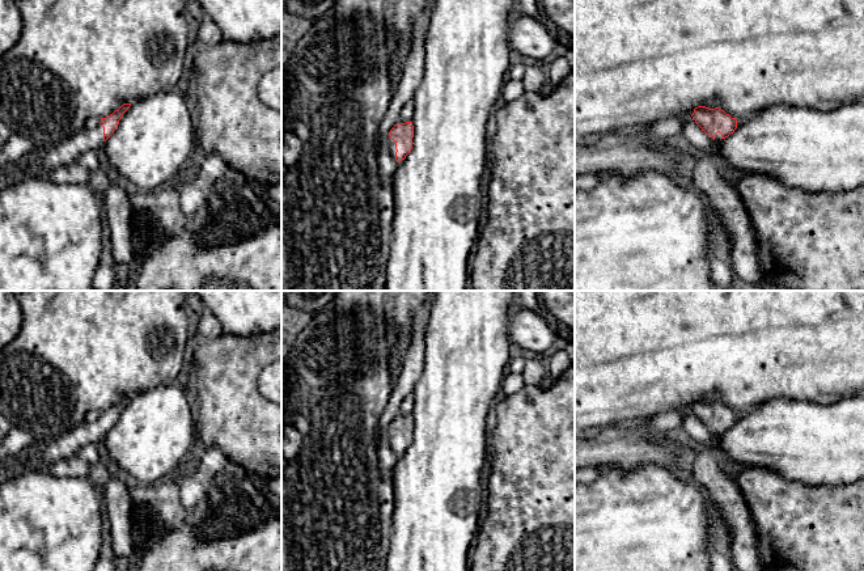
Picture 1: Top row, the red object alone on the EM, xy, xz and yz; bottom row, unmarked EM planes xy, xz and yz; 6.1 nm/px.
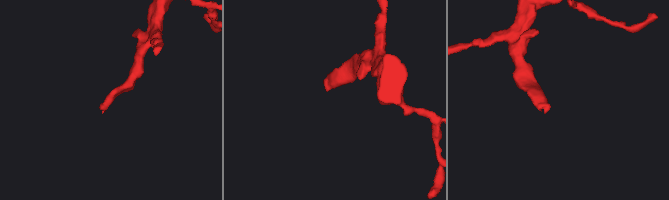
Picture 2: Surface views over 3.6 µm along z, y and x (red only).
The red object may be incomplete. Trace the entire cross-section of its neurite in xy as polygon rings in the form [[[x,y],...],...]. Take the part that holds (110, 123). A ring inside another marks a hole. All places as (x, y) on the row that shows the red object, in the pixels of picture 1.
[[[123,103],[109,117],[101,118],[96,128],[84,127],[63,143],[42,149],[21,177],[47,177],[52,169],[77,162],[81,155],[103,148],[105,141],[118,128],[119,120],[130,106],[131,103]]]

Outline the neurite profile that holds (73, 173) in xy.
[[[79,162],[52,169],[47,178],[60,185],[89,185],[90,173]]]

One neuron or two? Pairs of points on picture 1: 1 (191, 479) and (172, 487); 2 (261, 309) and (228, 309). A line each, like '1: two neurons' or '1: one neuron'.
1: two neurons
2: one neuron

